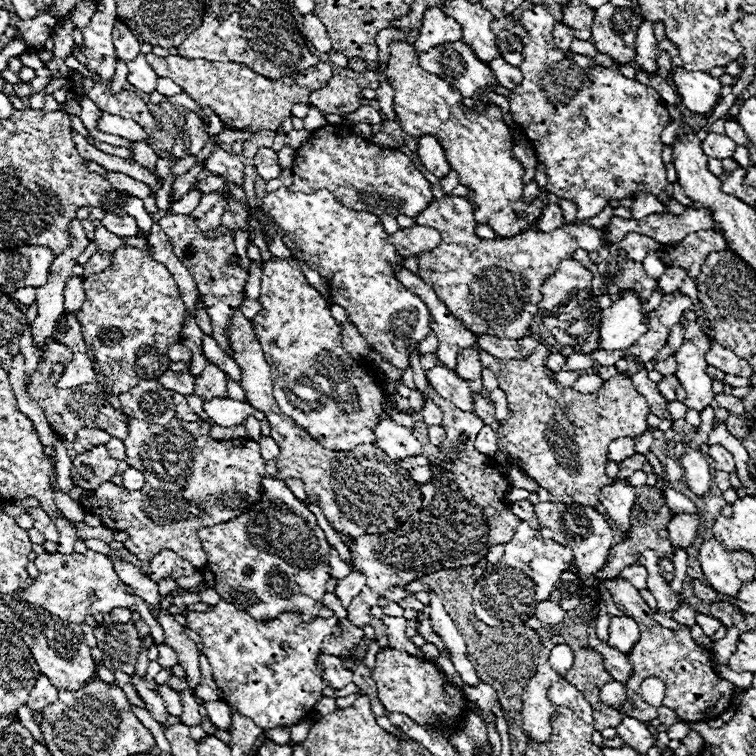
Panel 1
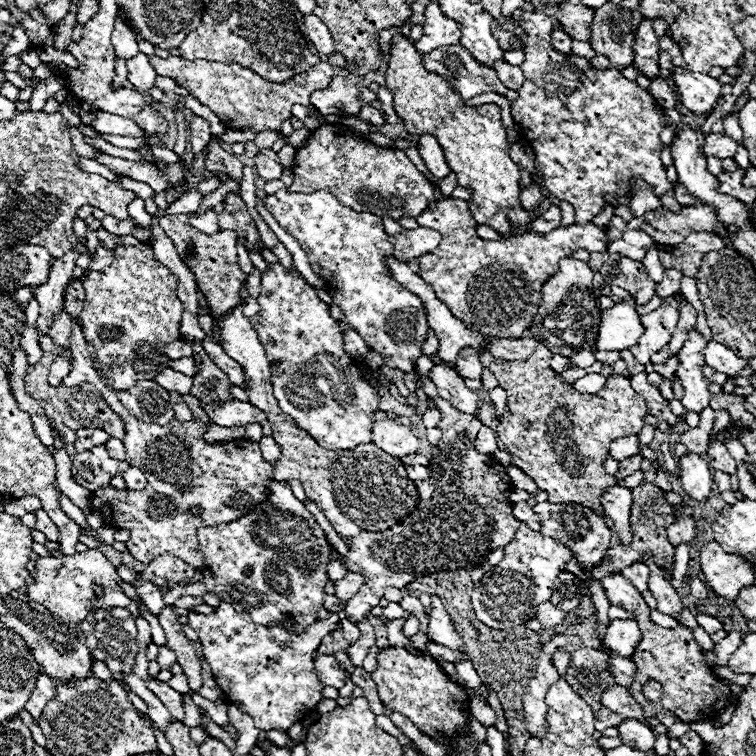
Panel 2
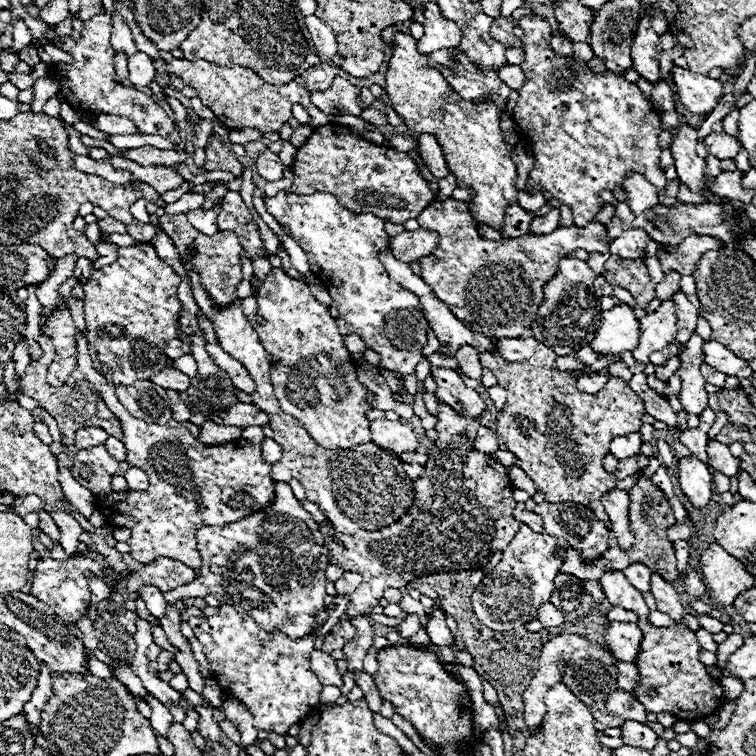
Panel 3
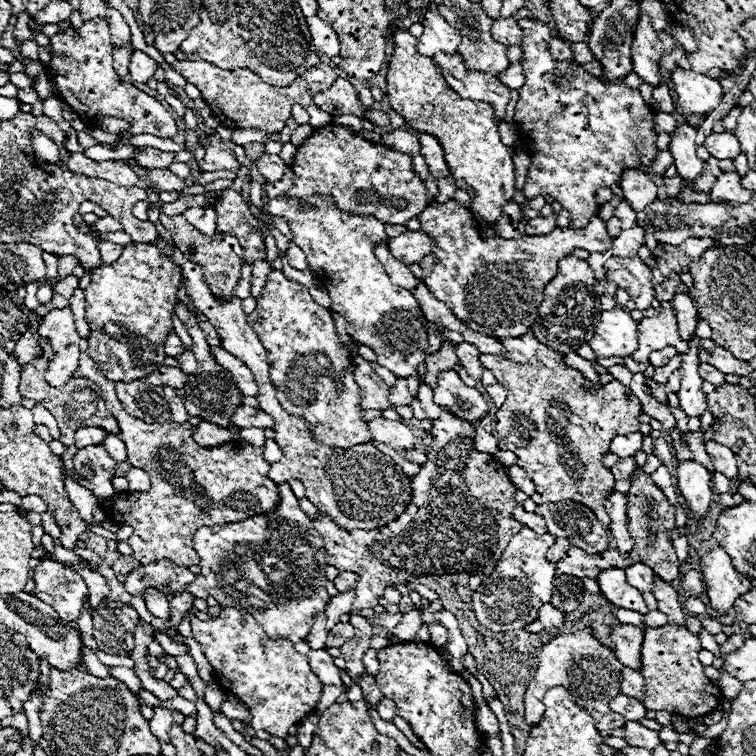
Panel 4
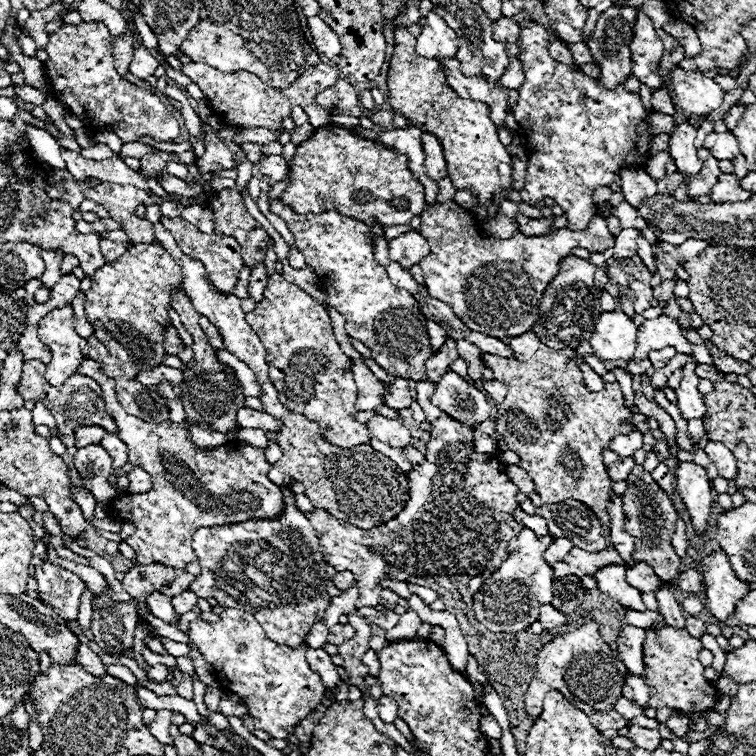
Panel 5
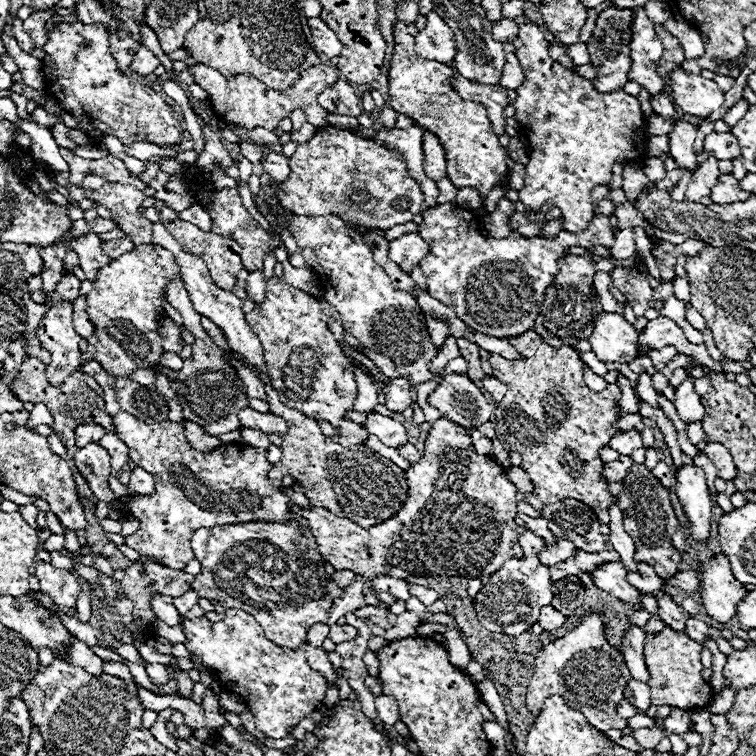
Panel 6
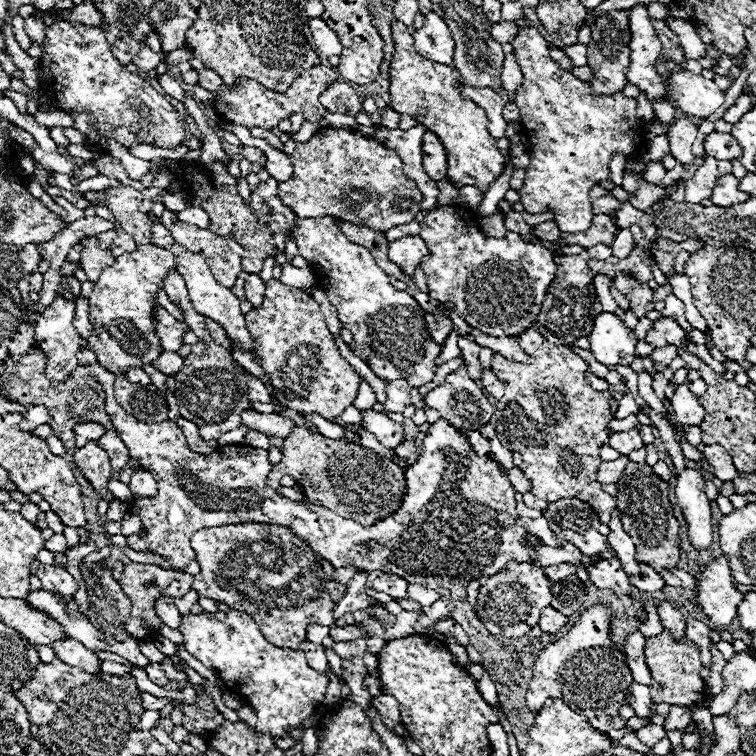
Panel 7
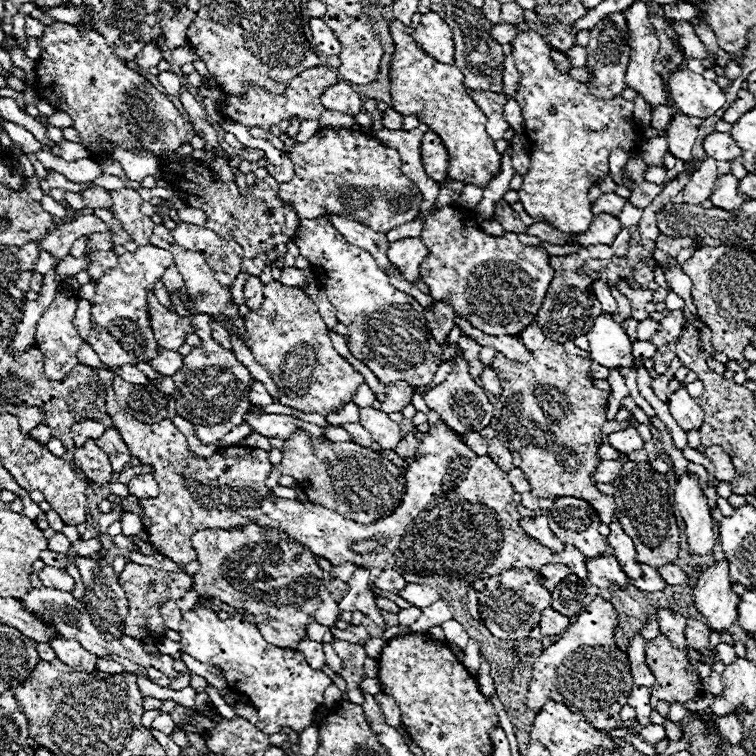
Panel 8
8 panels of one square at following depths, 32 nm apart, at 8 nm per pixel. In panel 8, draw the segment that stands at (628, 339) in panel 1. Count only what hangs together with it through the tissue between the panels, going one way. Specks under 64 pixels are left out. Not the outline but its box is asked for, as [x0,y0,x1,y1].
[586,314,632,370]

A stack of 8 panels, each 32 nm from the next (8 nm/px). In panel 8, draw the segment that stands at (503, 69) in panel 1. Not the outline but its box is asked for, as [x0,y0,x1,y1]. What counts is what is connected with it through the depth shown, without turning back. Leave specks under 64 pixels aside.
[502,56,518,98]

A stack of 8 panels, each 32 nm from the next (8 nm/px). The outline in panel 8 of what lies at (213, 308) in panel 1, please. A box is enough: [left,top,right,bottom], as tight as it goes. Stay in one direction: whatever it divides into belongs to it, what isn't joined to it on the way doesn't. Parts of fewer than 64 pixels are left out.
[172,224,242,284]

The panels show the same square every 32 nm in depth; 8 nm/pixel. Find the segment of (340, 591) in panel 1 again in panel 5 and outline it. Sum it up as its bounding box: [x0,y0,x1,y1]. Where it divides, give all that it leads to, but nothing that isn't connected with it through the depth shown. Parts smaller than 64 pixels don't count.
[332,570,356,590]

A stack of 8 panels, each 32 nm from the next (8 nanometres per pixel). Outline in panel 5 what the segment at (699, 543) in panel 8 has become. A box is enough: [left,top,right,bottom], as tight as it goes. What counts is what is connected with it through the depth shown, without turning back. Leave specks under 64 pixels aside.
[674,462,712,536]

